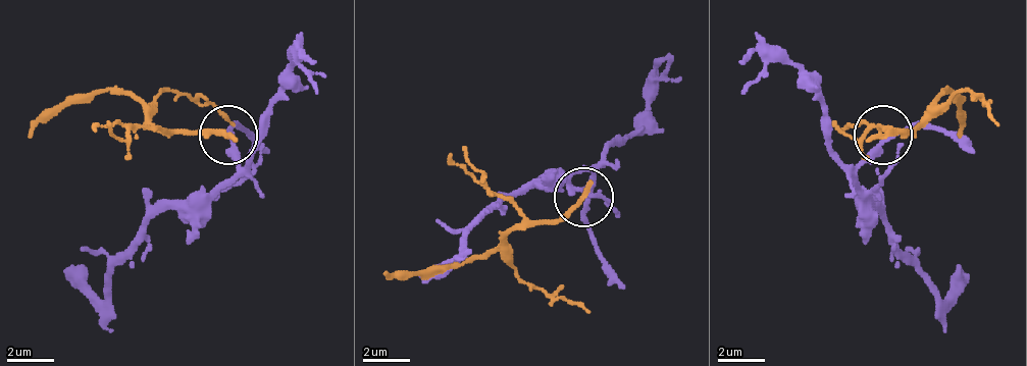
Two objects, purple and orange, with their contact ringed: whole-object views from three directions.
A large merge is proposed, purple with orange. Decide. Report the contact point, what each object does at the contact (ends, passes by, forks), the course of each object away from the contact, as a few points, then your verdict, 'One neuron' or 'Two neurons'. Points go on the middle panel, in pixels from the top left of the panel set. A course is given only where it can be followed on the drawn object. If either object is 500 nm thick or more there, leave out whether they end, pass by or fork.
Place: (583, 197). At the ring purple passes by. At the ring orange ends. Course of purple: (582, 201), (594, 171), (576, 171), (523, 184), (452, 260), (417, 277). Course of orange: (582, 196), (553, 219), (517, 224), (494, 249), (464, 260), (417, 272), (381, 272). Two neurons

